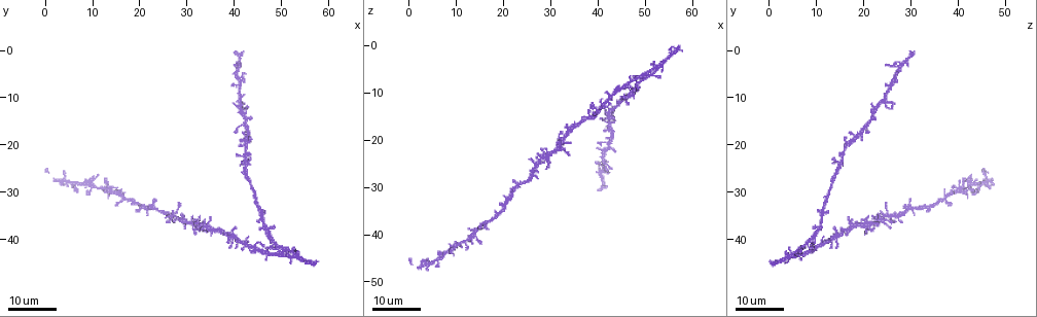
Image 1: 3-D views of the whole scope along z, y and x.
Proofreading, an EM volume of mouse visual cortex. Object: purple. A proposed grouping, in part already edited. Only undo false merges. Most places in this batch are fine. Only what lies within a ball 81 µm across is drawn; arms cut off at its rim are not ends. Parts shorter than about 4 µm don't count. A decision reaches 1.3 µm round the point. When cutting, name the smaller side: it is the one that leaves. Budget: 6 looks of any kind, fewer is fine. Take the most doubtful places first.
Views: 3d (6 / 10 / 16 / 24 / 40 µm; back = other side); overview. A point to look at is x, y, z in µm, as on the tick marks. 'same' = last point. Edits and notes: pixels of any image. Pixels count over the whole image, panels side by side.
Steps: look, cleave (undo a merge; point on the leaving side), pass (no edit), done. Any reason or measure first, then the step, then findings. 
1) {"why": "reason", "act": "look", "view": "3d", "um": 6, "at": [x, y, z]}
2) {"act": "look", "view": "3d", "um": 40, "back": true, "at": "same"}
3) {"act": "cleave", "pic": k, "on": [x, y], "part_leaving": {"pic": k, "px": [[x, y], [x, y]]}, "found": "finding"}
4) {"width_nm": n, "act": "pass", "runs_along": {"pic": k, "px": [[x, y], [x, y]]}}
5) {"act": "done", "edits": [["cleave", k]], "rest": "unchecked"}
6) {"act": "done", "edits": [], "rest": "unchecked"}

{"why": "looks like a crossing", "act": "look", "view": "3d", "um": 16, "at": [42.0, 41.0, 11.0]}

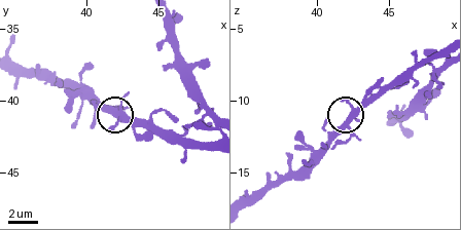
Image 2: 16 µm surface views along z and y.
{"why": "closer look", "act": "look", "view": "3d", "um": 10, "at": [42.2, 41.2, 11.2]}

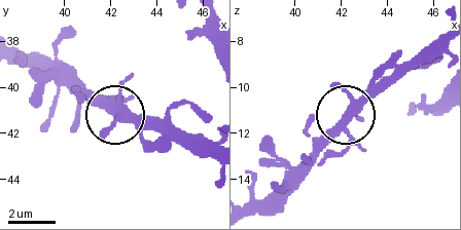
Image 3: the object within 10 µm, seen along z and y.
{"side_arm_um": 64, "act": "pass", "runs_along": {"pic": 3, "px": [[119, 108], [104, 110], [76, 84]]}, "found": "continuous, no second neuron"}

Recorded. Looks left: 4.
{"why": "two arms in line, one across", "act": "look", "view": "3d", "um": 16, "at": [42.0, 20.5, 16.0]}

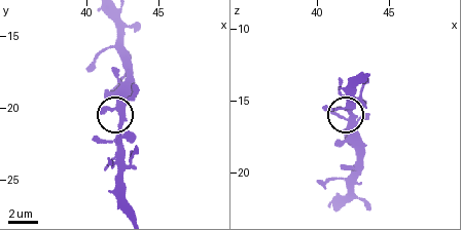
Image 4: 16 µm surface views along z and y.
{"why": "zoom in", "act": "look", "view": "3d", "um": 6, "at": [42.4, 20.4, 16.2]}

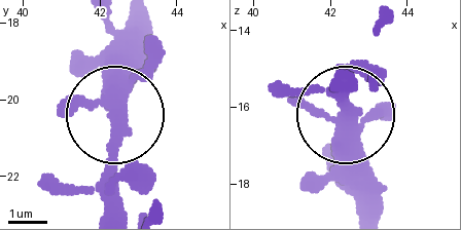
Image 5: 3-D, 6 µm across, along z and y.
{"arms": 3, "act": "pass", "runs_along": {"pic": 5, "px": [[118, 211], [129, 17]]}, "found": "continuous, no second neuron"}

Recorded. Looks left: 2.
{"act": "look", "view": "3d", "um": 16, "at": [50.0, 42.0, 7.0]}

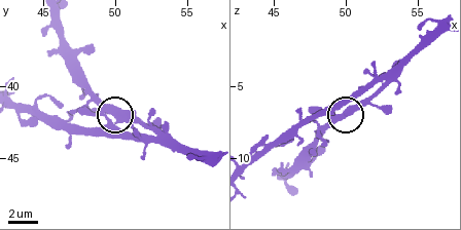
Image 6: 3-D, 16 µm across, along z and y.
{"why": "closer look", "act": "look", "view": "3d", "um": 10, "at": [50.4, 41.8, 7.0]}

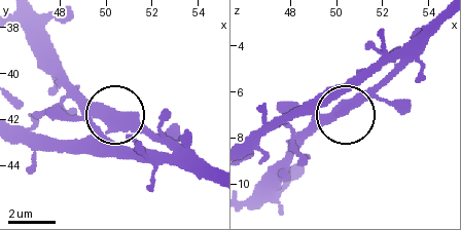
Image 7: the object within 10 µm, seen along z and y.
{"width_nm": 500, "act": "pass", "found": "all the same neuron"}

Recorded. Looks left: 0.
{"act": "done", "edits": [], "rest": "unchecked"}

